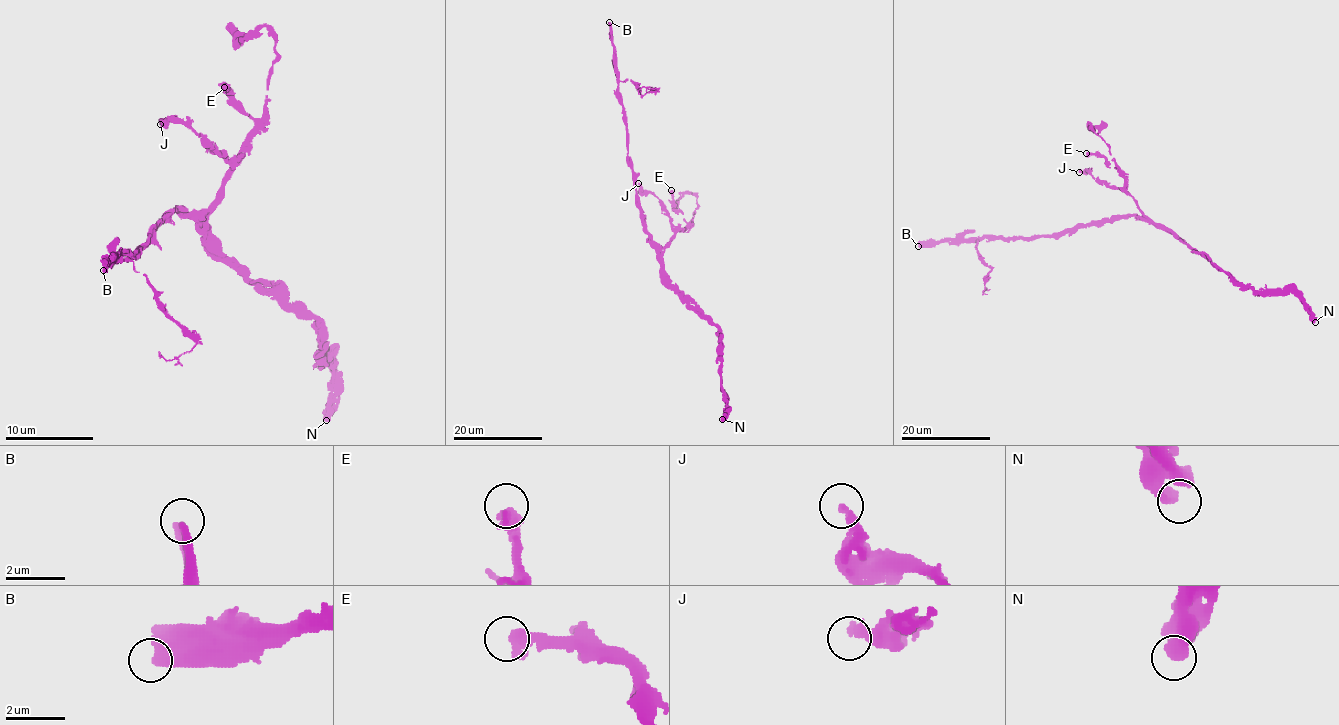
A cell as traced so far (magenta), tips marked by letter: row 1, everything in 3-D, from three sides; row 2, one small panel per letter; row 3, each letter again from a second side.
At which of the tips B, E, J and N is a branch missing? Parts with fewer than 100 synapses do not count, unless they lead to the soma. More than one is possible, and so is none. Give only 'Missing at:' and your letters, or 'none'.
Missing at: B

